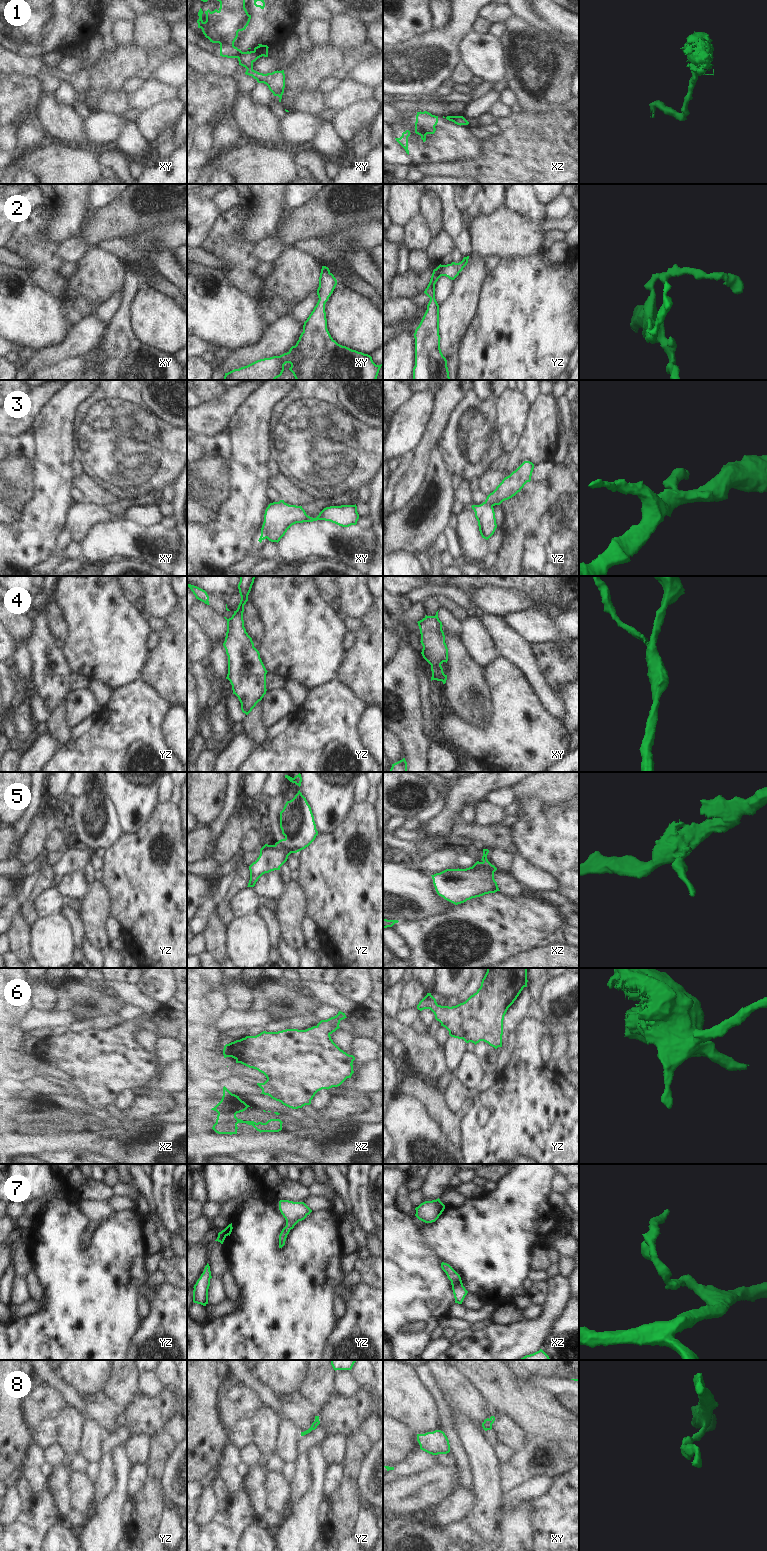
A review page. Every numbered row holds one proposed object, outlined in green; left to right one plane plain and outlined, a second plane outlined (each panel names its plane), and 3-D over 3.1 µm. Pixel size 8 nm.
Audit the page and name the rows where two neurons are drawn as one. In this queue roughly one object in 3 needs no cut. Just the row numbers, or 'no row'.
1, 3, 4, 5

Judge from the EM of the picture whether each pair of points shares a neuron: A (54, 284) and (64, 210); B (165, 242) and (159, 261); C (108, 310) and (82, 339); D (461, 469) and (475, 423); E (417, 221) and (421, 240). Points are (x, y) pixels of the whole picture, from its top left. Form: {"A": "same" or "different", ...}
{"A": "different", "B": "different", "C": "different", "D": "same", "E": "same"}

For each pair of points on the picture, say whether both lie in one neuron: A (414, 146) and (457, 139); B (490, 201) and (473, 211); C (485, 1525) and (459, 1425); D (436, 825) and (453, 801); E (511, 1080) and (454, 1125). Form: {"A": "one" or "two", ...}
{"A": "one", "B": "one", "C": "one", "D": "one", "E": "two"}

